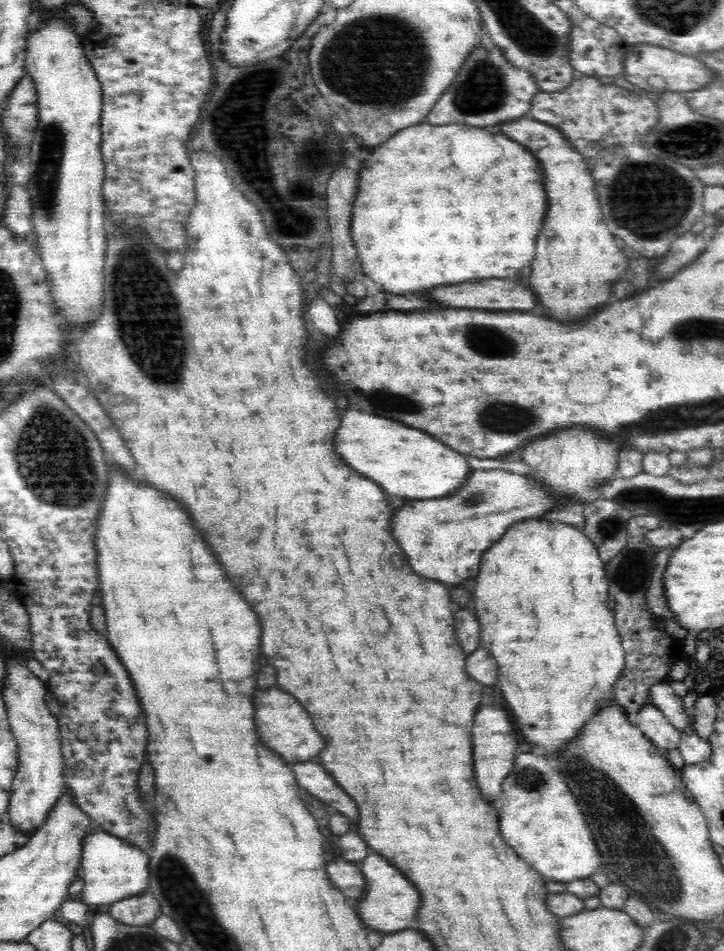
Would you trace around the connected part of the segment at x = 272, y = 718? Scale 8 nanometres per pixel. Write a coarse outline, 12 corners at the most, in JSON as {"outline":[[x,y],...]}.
{"outline":[[256,692],[258,740],[307,762],[324,740],[296,698]]}

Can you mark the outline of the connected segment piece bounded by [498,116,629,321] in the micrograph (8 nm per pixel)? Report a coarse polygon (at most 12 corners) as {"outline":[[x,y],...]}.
{"outline":[[532,117],[498,130],[548,178],[532,288],[544,317],[582,321],[629,263],[589,164]]}

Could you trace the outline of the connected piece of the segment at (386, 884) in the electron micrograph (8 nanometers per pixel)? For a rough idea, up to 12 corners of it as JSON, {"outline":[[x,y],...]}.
{"outline":[[380,854],[360,861],[364,926],[410,928],[420,894]]}

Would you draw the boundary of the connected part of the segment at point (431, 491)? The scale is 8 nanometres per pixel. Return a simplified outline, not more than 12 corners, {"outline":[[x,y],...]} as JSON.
{"outline":[[348,410],[336,452],[384,492],[454,494],[473,470],[432,435]]}

